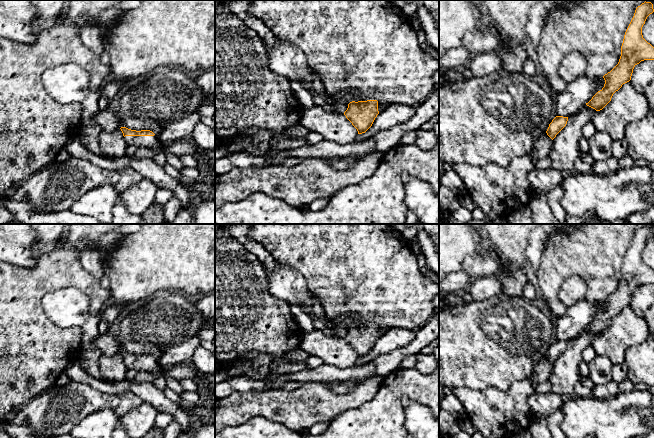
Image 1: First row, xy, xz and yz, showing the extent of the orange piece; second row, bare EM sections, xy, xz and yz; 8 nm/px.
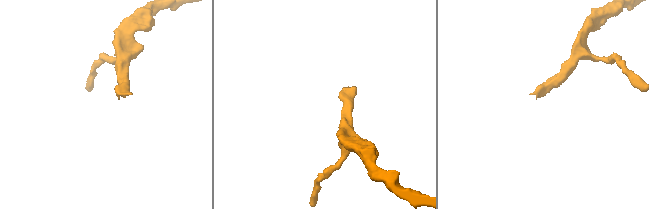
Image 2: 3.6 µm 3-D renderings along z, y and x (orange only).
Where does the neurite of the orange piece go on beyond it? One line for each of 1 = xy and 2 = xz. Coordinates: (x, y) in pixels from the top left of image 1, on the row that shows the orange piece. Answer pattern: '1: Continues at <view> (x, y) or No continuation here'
1: Continues at xy (140, 142)
2: No continuation here

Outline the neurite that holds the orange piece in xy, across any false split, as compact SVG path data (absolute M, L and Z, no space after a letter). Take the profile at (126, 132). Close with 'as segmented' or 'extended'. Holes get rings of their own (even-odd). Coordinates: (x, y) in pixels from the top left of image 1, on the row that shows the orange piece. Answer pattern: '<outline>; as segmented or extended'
M126 127L120 128L127 145L134 145L138 149L151 148L159 145L158 136L150 130L131 130Z; extended

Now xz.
M377 100L352 101L344 112L346 118L357 129L358 134L365 133L372 126L378 114Z; as segmented

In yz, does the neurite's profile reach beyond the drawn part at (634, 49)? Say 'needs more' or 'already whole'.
already whole

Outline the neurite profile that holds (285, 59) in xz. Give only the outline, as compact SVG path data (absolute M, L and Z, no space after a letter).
M280 38L275 45L267 44L265 41L264 44L267 50L268 67L273 72L301 84L307 76L312 75L313 78L309 82L312 91L319 96L326 94L320 75L309 67L299 48Z

